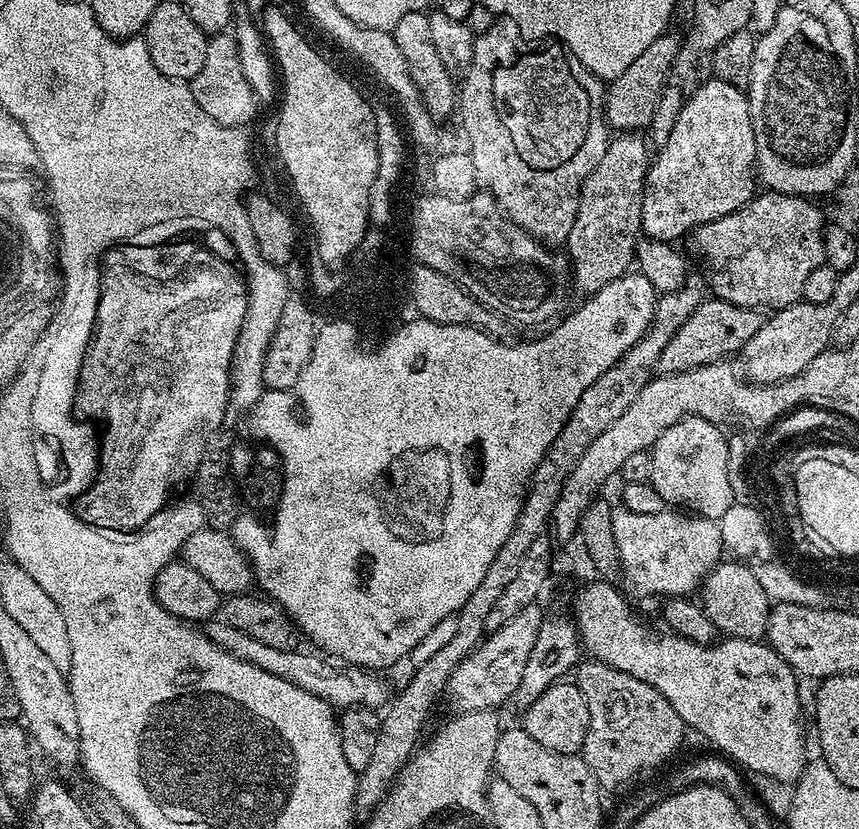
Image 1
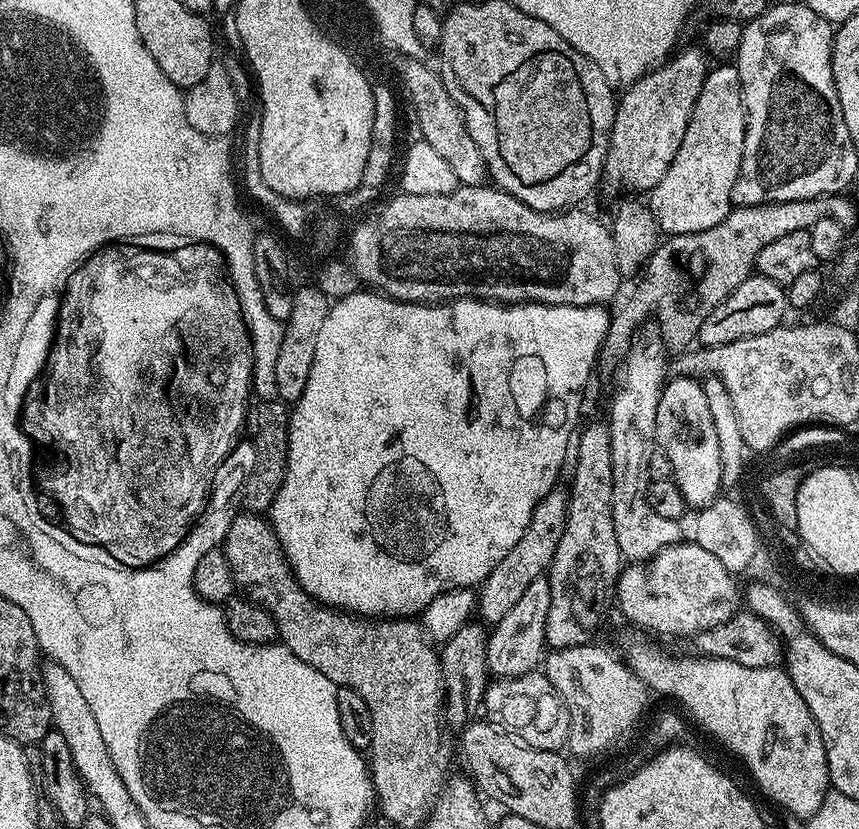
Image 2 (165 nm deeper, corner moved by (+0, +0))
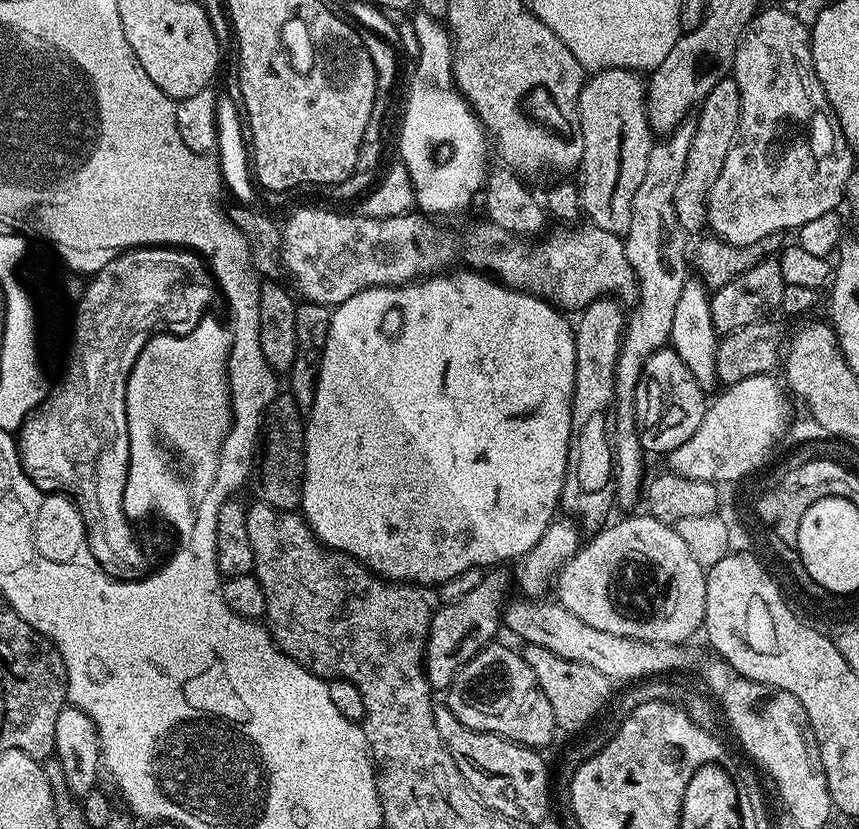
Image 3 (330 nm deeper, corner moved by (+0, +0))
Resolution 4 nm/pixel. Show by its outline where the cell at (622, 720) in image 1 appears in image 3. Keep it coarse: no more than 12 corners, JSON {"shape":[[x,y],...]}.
{"shape":[[524,644],[556,727],[583,733],[614,684],[594,666]]}

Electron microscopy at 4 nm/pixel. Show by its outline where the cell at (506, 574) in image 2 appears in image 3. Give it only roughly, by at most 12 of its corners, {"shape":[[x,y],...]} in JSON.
{"shape":[[492,570],[433,611],[424,673],[447,690],[497,639],[509,596]]}

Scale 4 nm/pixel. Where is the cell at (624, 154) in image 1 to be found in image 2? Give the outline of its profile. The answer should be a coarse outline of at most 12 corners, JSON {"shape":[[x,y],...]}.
{"shape":[[677,51],[619,93],[602,177],[651,193],[709,57]]}

